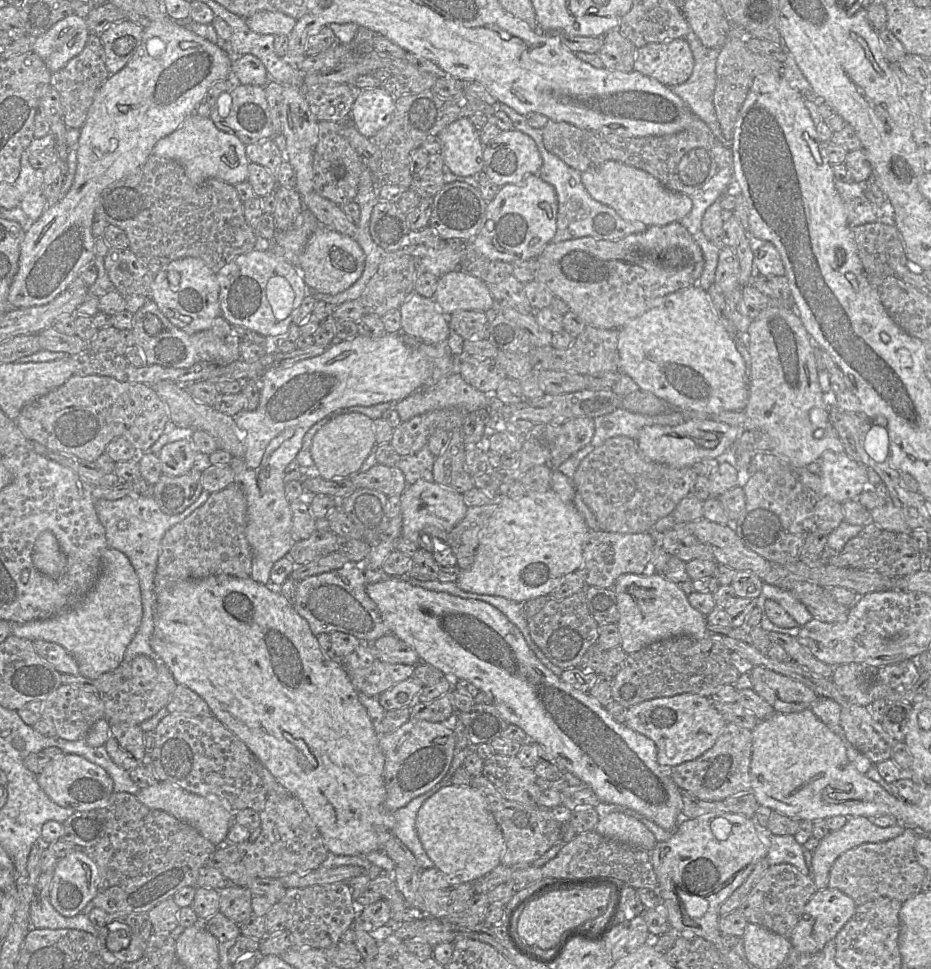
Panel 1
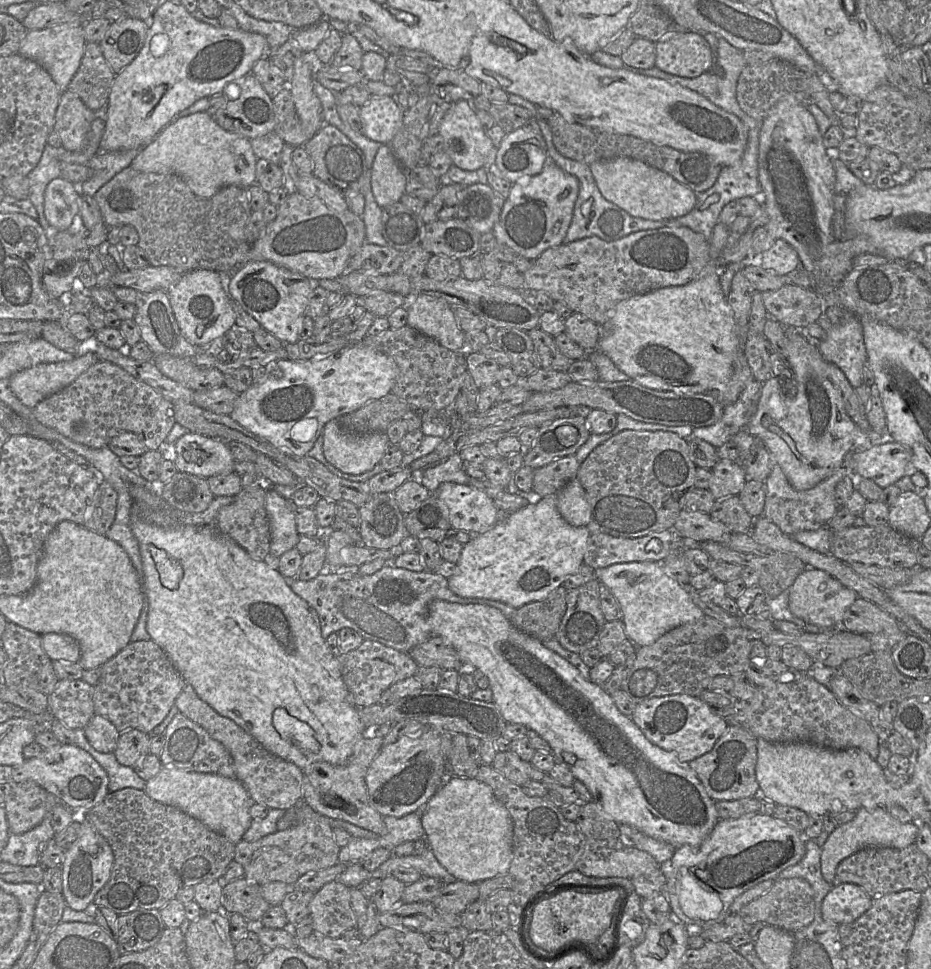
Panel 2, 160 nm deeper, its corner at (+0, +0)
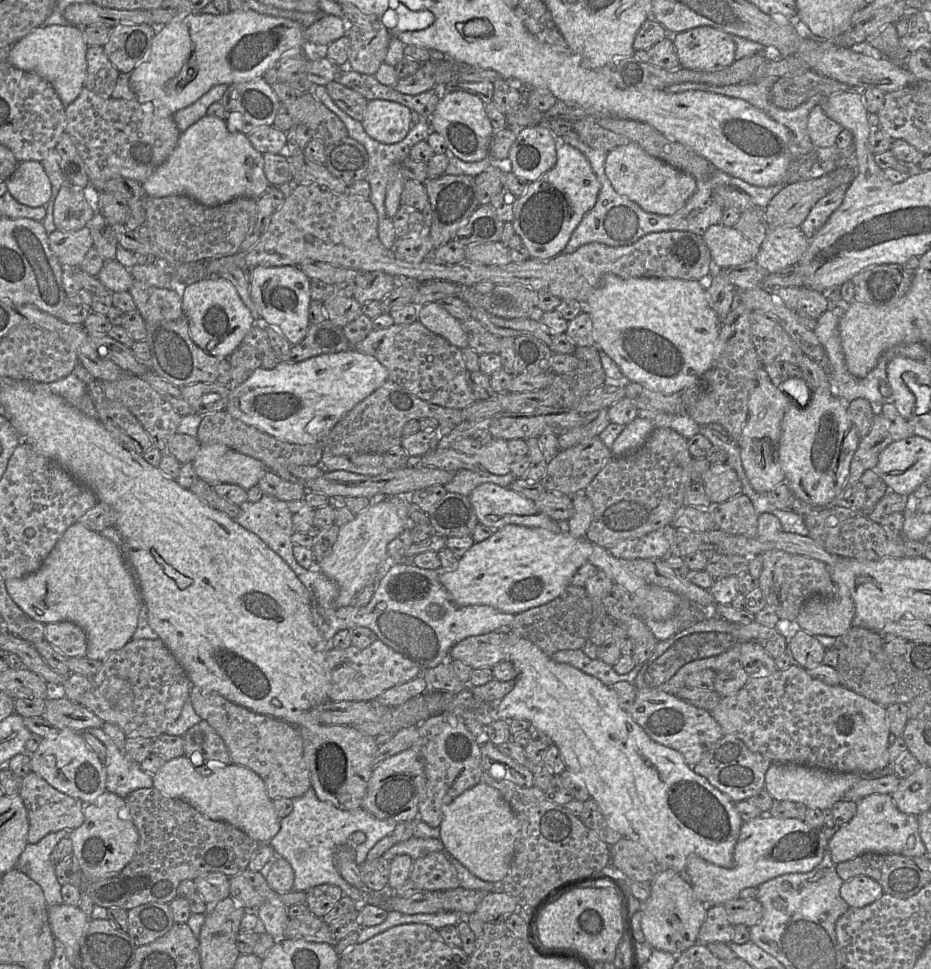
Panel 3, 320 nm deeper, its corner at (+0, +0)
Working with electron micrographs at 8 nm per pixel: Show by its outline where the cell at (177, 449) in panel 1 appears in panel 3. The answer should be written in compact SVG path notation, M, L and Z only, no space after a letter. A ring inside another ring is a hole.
M220 443L202 445L192 461L199 479L211 486L228 483L248 490L258 485L266 471L259 460Z

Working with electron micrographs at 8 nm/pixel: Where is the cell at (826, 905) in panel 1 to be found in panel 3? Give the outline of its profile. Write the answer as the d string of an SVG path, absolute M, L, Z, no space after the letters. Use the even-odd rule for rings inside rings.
M856 875L844 881L840 888L841 897L849 907L865 907L884 893L880 883L866 875Z

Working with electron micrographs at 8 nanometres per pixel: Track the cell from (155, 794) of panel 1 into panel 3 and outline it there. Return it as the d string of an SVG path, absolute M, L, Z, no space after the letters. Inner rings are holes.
M181 756L164 763L152 776L153 788L168 798L184 800L205 817L229 823L245 832L251 839L266 844L280 830L281 818L269 797L263 779L251 769L236 765L205 764L196 767L192 760Z

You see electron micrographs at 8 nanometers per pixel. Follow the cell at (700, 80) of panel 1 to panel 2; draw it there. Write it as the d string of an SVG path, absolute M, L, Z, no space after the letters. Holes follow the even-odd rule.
M718 38L715 67L712 66L712 68L709 71L701 74L696 78L683 78L683 77L675 76L672 74L668 74L656 67L650 69L629 69L629 70L645 76L659 78L671 84L679 84L680 86L693 90L701 94L702 96L706 97L716 106L737 116L744 123L744 125L747 126L749 129L758 126L758 131L760 131L760 120L756 120L748 116L740 108L736 99L737 81L743 68L746 65L747 63L744 60L743 51L740 51L739 49L733 47L723 38Z

